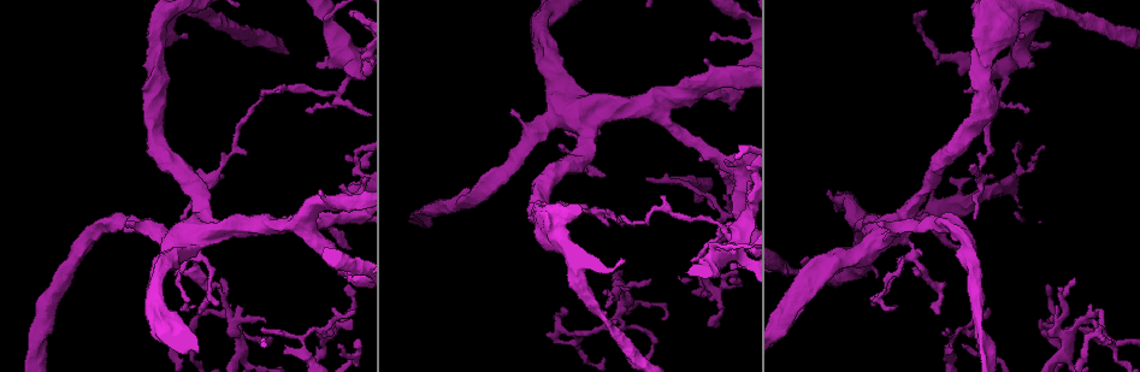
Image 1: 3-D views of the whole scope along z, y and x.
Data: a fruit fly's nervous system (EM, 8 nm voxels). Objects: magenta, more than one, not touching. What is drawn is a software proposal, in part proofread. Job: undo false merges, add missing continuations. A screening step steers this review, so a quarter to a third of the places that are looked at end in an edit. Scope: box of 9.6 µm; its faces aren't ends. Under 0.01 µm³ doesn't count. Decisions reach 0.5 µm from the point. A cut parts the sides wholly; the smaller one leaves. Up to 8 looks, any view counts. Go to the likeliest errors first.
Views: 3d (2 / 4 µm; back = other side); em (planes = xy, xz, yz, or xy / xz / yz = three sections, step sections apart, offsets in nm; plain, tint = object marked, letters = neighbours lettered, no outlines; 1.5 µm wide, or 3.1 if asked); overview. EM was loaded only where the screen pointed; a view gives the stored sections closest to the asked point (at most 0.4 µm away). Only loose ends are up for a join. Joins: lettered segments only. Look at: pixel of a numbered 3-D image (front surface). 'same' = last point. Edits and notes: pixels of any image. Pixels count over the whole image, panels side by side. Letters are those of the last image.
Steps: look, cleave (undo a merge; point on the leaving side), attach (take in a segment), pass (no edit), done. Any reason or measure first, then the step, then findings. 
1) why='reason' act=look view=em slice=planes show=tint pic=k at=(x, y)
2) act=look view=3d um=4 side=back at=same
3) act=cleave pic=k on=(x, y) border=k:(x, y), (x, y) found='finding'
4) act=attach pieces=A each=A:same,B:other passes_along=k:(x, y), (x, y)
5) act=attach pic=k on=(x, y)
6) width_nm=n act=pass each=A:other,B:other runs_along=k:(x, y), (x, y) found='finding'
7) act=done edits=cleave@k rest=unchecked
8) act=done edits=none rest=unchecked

why='thick turns thin' act=look view=3d um=4 pic=1 at=(998, 92)

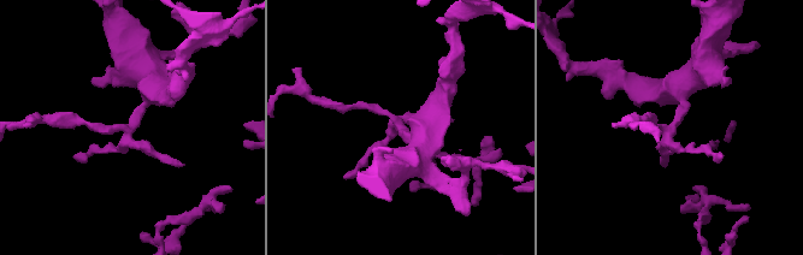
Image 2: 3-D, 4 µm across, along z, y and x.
act=look view=em slice=planes show=letters pic=2 at=(398, 126)

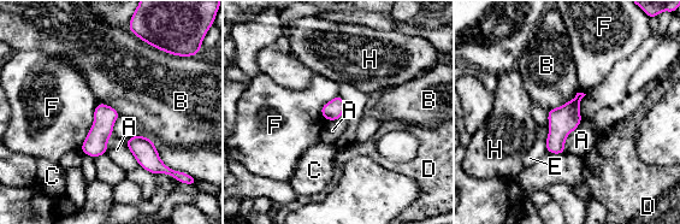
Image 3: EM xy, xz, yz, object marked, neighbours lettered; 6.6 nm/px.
width_nm=140 act=pass each=A:other,B:other,C:other,D:other,E:other,F:other,H:other border=3:(99, 102), (80, 148) found='one cell here'

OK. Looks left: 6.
act=look view=3d um=2 pic=1 at=(598, 213)

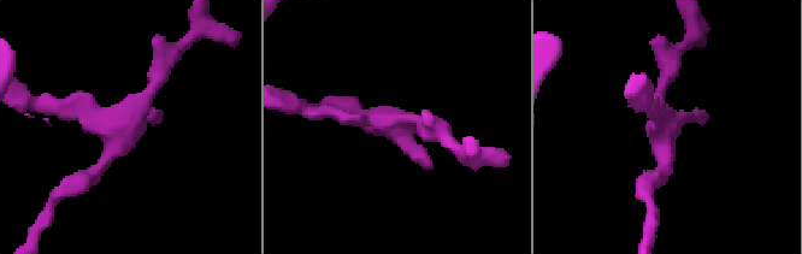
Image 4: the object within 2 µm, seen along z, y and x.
why='shape alone is not enough' act=look view=em slice=xz step=4 show=tint pic=4 at=(403, 118)

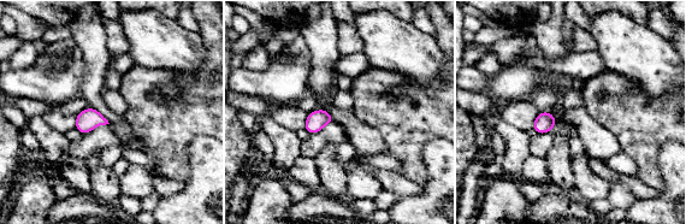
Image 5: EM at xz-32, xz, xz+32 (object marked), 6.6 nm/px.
act=look view=em slice=planes show=letters at=same

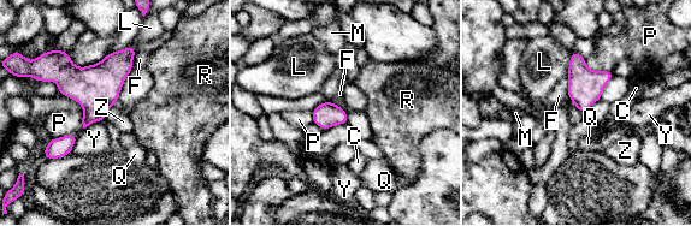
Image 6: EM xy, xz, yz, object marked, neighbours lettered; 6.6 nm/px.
act=pass each=C:other,F:other,L:other,M:other,P:other,Q:other,R:other,Y:other,Z:other border=6:(567, 75), (567, 95), (570, 97) found='continuous, no second cell'

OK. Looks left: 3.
why='sharp bend' act=look view=3d um=4 pic=1 at=(655, 207)

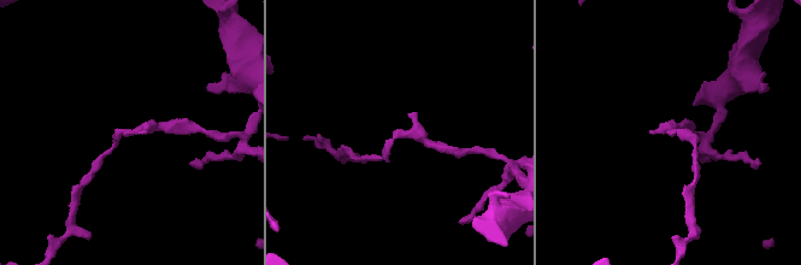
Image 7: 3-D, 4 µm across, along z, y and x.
why='need the tissue' act=look view=em slice=xz step=8 show=tint pic=7 at=(133, 131)

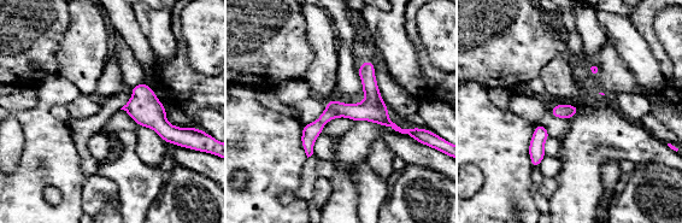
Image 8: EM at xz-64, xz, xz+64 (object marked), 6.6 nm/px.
act=look view=em slice=planes show=letters at=same

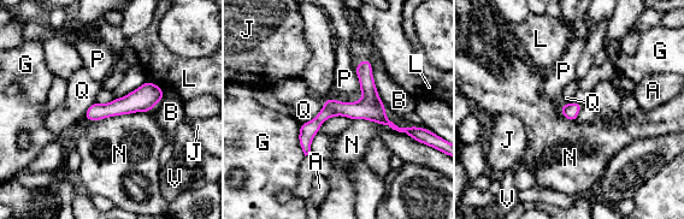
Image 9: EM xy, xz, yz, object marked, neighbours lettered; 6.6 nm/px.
act=pass each=A:other,B:other,G:other,J:other,L:other,N:other,P:other,Q:other,V:other border=9:(353, 119), (385, 124), (416, 141) found='all the same cell'

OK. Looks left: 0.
act=done edits=none rest=unchecked

